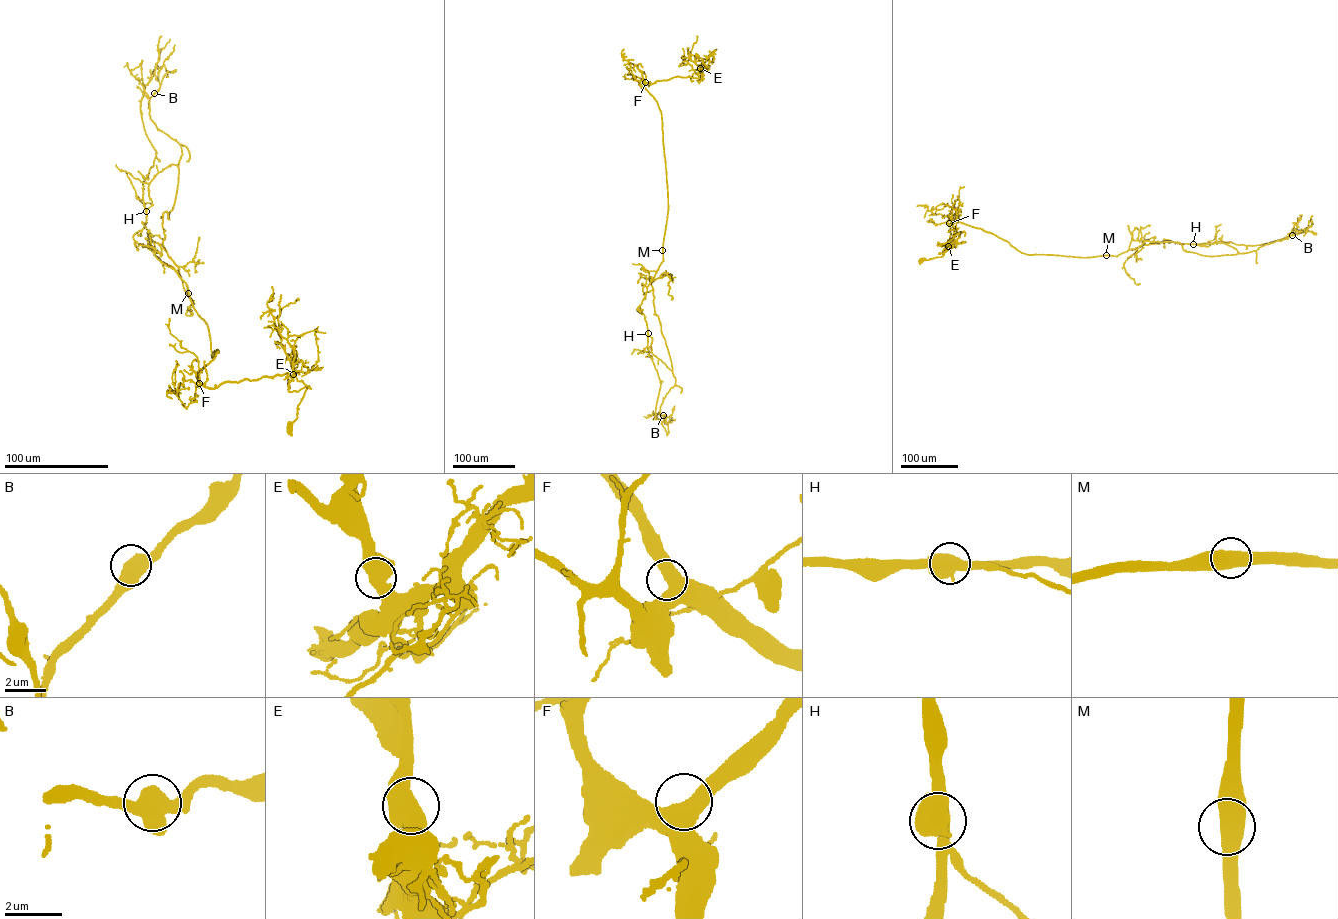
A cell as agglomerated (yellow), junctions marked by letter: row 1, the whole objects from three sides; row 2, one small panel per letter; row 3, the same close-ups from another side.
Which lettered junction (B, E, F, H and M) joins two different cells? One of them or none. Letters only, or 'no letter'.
H

